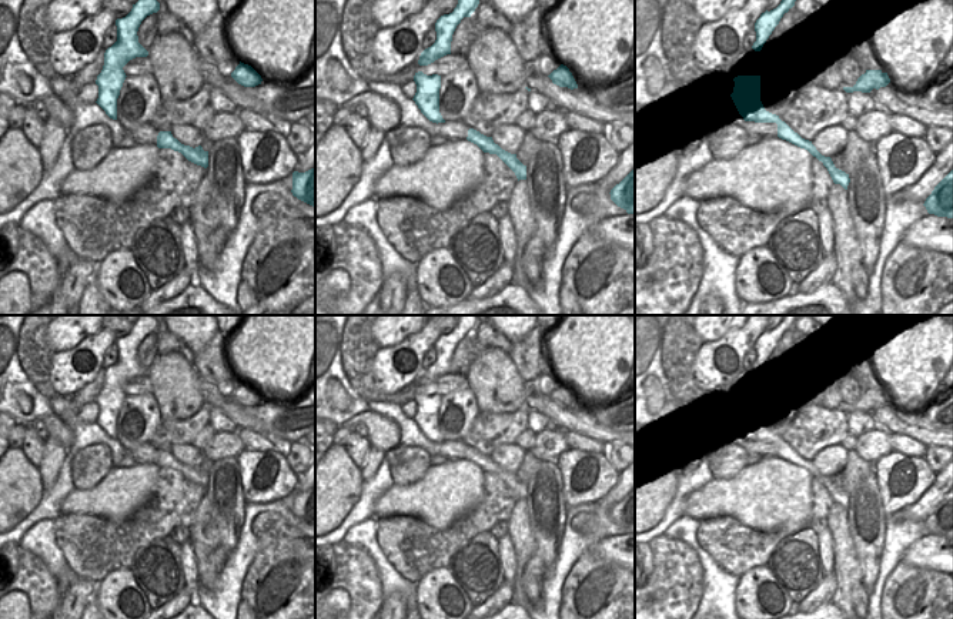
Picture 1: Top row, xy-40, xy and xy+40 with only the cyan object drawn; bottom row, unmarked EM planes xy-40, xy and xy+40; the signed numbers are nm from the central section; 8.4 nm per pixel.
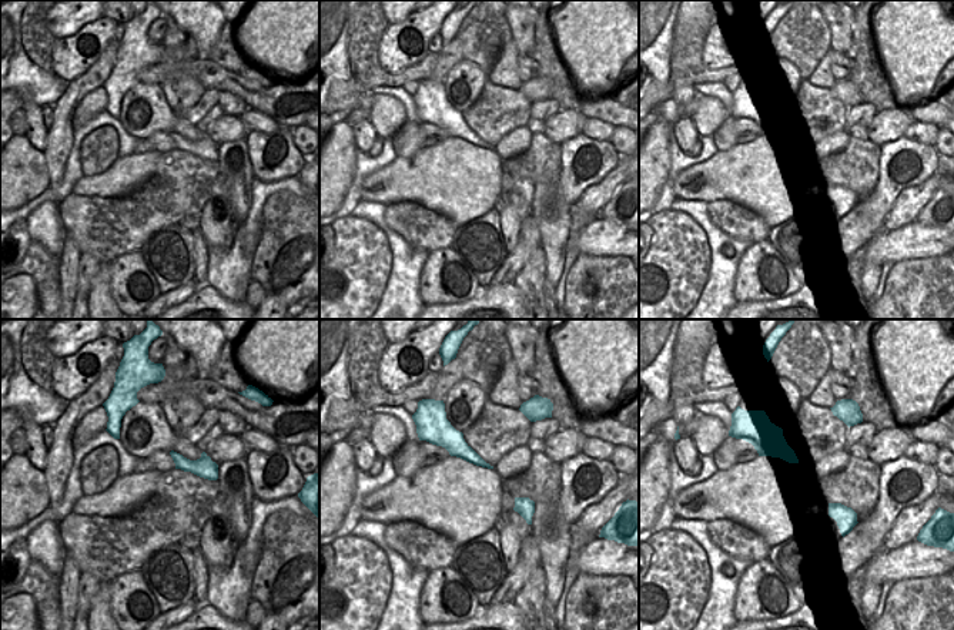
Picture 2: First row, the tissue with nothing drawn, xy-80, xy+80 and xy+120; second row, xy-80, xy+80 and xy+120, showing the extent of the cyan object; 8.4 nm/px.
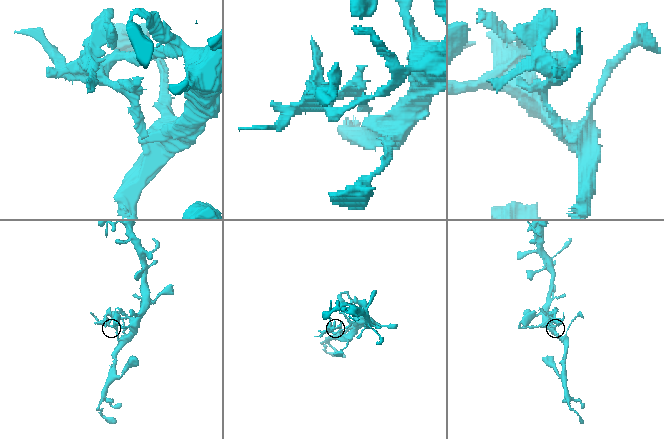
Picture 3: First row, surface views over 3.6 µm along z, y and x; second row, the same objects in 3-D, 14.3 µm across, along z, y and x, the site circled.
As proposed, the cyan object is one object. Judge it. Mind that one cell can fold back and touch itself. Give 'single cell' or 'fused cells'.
fused cells

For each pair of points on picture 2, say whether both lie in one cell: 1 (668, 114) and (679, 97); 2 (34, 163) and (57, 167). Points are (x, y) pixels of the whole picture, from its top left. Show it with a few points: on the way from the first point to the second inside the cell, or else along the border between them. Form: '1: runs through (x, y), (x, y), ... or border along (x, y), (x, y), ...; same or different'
1: border along (670, 99), (678, 106); different
2: border along (42, 153), (50, 184); different

